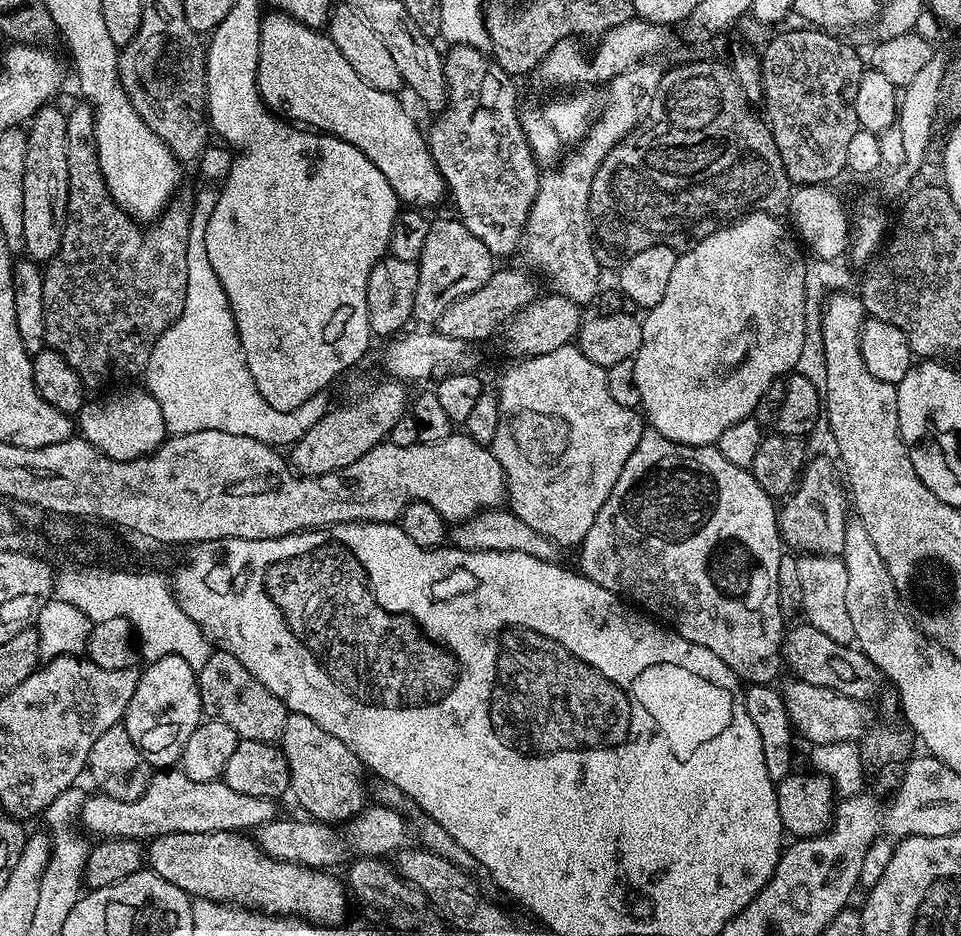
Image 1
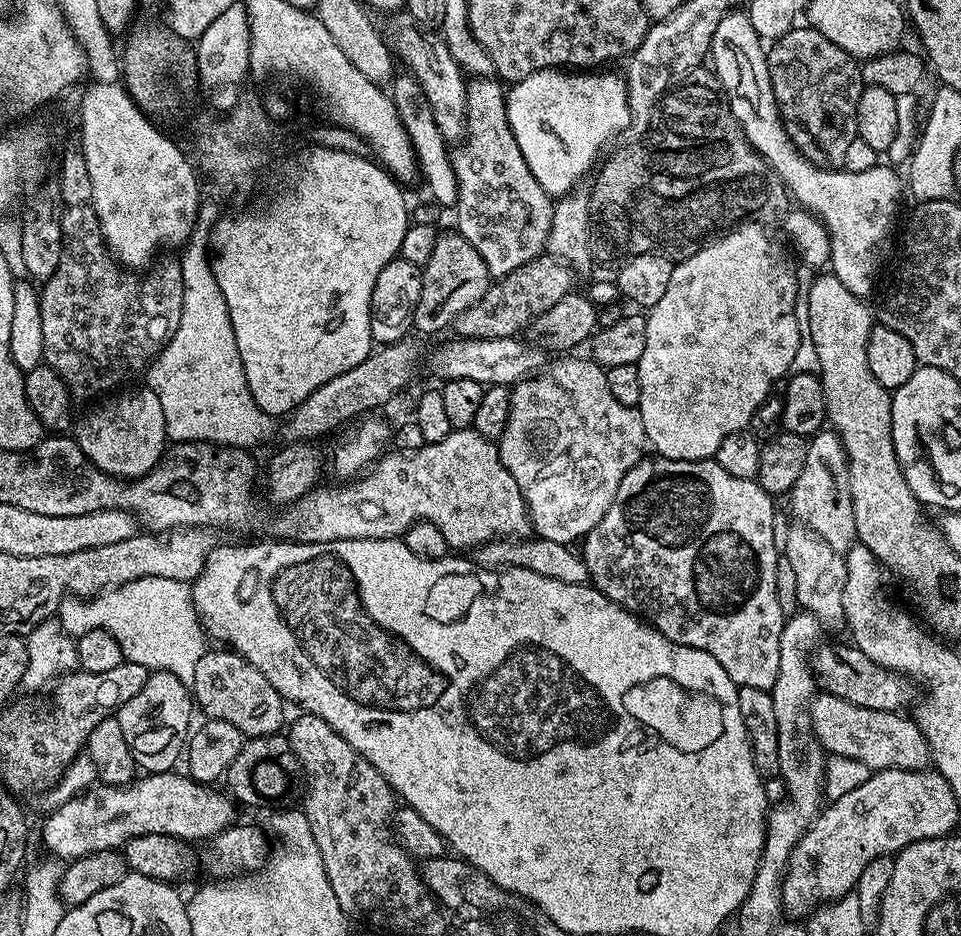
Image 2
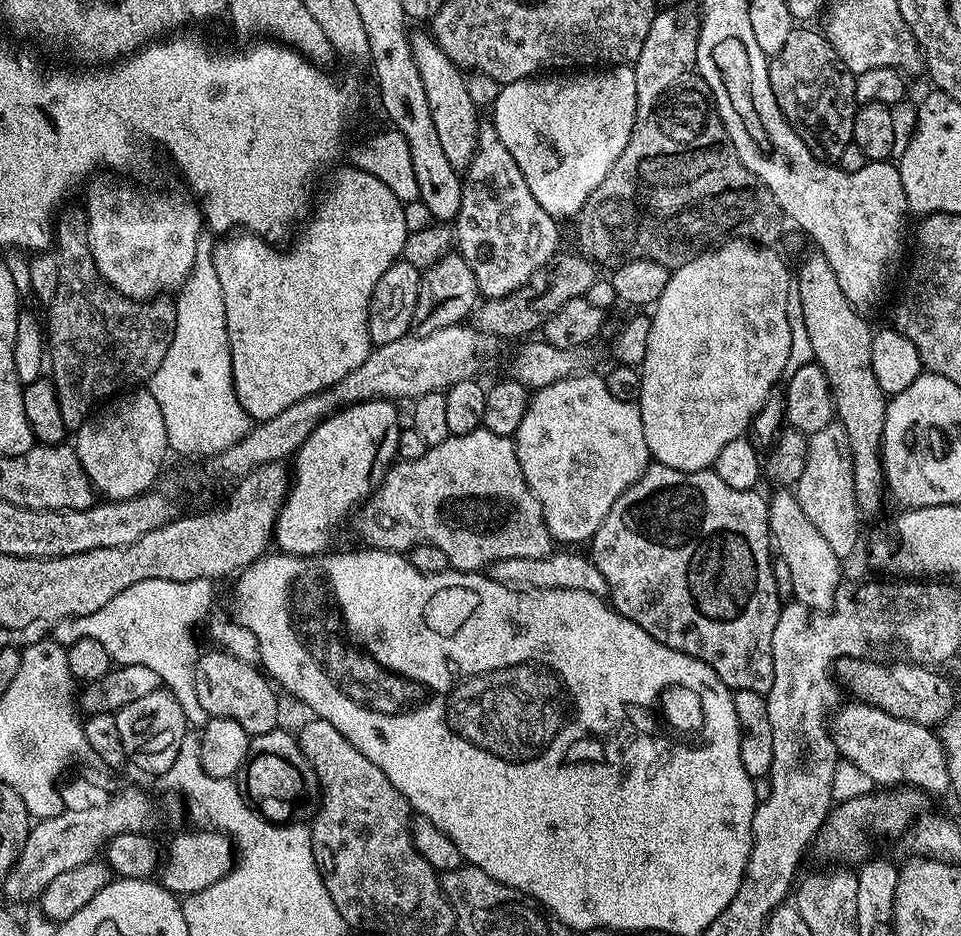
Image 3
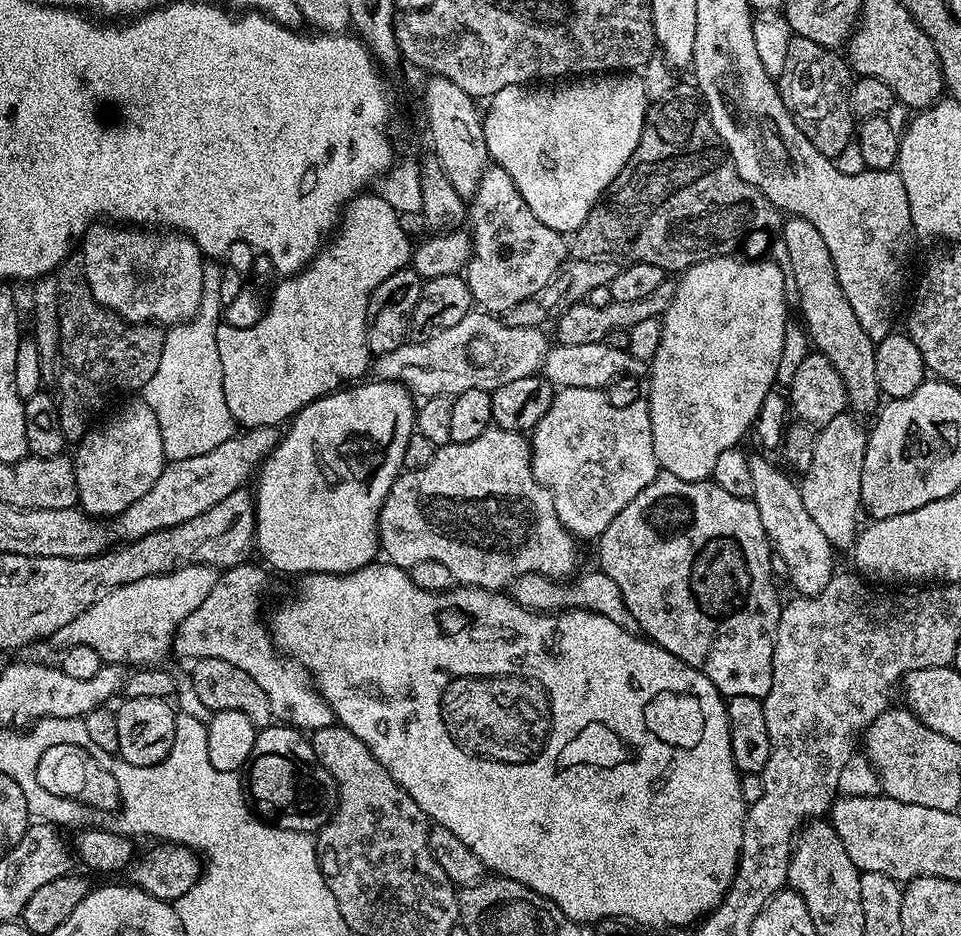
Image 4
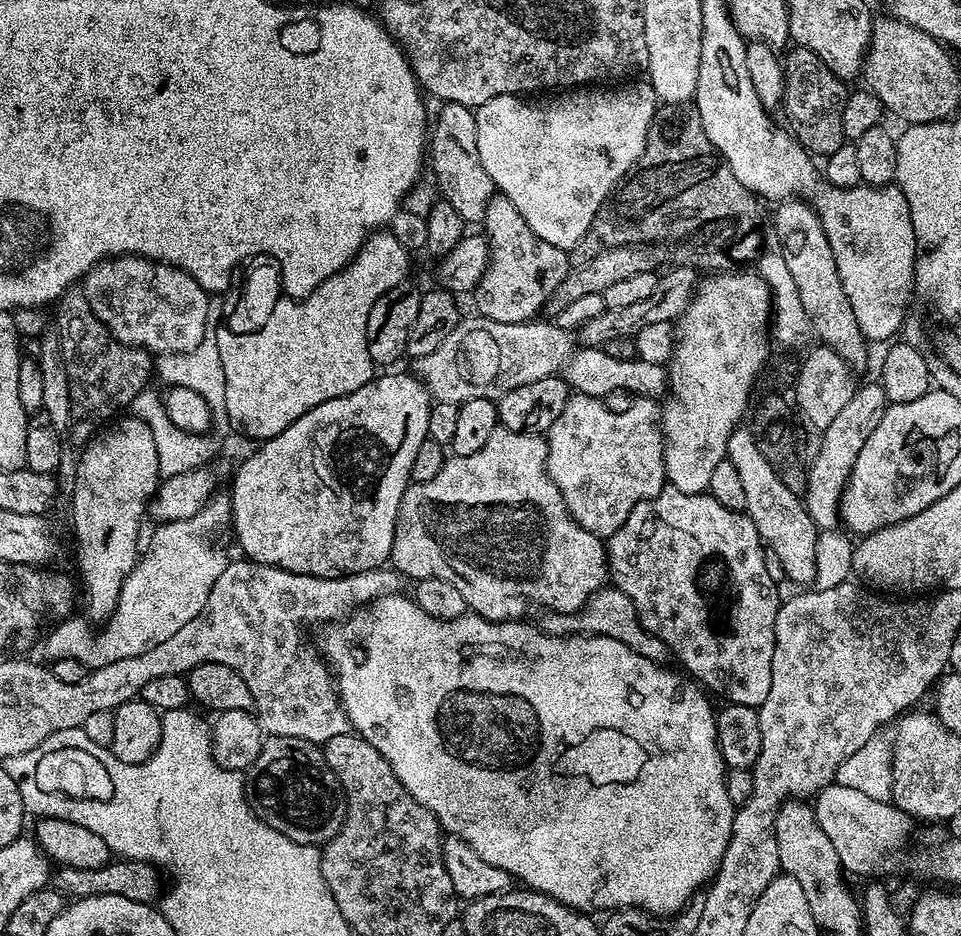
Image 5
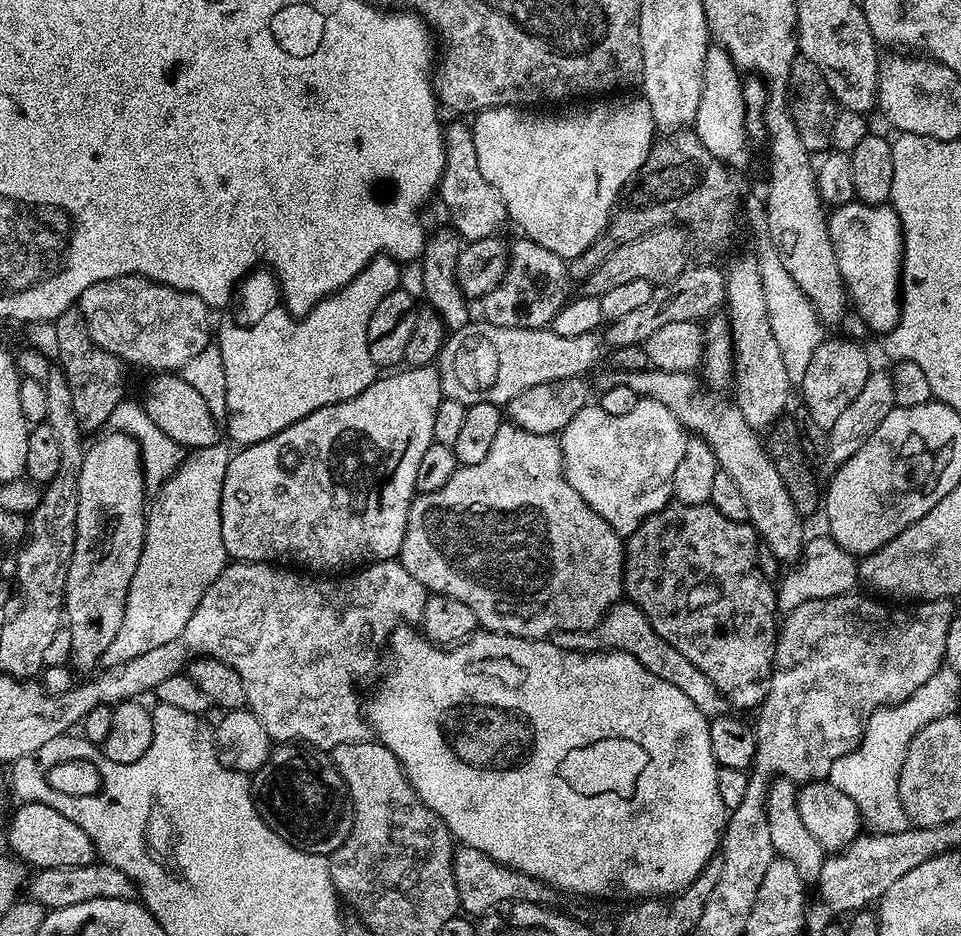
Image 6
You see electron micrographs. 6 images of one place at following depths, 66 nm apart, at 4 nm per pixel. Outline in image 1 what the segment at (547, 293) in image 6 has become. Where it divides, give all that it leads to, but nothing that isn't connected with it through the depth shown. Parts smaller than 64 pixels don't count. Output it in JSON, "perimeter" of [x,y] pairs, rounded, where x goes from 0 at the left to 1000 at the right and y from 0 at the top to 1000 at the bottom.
{"perimeter":[[[471,47],[465,53],[467,56],[464,56],[462,60],[462,78],[466,89],[466,109],[462,112],[457,123],[455,123],[459,124],[455,126],[454,134],[447,139],[444,138],[443,153],[445,155],[445,163],[452,169],[454,179],[463,194],[465,208],[468,210],[468,214],[470,209],[471,216],[475,217],[473,230],[483,238],[485,246],[489,246],[489,250],[502,254],[502,263],[506,263],[506,267],[510,267],[513,276],[529,274],[536,265],[538,268],[542,264],[545,255],[545,243],[552,229],[552,220],[560,207],[560,199],[562,198],[562,189],[564,187],[563,181],[560,178],[560,172],[555,167],[547,143],[541,134],[542,116],[540,114],[537,115],[538,87],[527,75],[522,75],[522,71],[508,56],[498,56],[496,51],[490,51],[484,47]]]}

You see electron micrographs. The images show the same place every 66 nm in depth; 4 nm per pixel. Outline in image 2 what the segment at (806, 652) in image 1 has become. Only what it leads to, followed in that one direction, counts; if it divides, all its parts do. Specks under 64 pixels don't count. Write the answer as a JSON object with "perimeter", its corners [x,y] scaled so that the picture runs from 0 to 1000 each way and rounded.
{"perimeter":[[[870,688],[867,692],[854,691],[848,698],[844,712],[850,732],[856,738],[868,741],[872,746],[880,746],[880,750],[889,750],[889,754],[901,754],[901,759],[918,759],[919,761],[941,759],[945,747],[949,744],[950,735],[945,723],[935,722],[922,712],[914,712],[909,703],[901,703],[897,694],[879,688]]]}

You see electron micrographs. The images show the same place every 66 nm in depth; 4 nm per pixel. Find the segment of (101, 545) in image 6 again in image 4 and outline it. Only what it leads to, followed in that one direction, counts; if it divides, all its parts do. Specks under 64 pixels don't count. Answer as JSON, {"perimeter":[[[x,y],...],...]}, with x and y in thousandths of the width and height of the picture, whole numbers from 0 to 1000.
{"perimeter":[[[148,426],[138,427],[140,427],[138,432],[127,433],[113,449],[105,448],[99,455],[93,456],[92,463],[85,467],[82,474],[78,475],[77,495],[81,538],[93,551],[116,553],[121,548],[131,545],[131,541],[144,536],[144,532],[148,532],[148,528],[152,528],[152,524],[156,524],[156,519],[160,519],[160,515],[164,515],[164,506],[169,506],[171,501],[173,490],[164,447]]]}

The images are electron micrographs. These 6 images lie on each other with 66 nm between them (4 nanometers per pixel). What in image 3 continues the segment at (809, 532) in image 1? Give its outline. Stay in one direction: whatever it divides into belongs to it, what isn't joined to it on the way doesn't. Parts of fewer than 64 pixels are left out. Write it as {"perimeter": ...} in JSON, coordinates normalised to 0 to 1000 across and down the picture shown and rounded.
{"perimeter":[[[873,451],[855,455],[855,459],[840,467],[835,511],[830,511],[826,519],[826,529],[839,553],[851,562],[851,571],[864,579],[864,588],[868,588],[868,592],[875,596],[882,596],[895,577],[897,548],[891,538],[884,472]]]}

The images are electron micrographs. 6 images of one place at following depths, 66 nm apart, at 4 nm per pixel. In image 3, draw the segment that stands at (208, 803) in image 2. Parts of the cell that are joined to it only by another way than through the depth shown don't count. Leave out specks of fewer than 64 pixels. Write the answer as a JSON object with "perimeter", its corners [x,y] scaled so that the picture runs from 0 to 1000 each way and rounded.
{"perimeter":[[[129,842],[109,859],[100,859],[97,863],[74,863],[58,873],[39,875],[30,884],[21,915],[2,946],[6,960],[34,963],[59,934],[77,929],[77,925],[85,925],[85,921],[101,918],[108,903],[123,891],[153,890],[154,884],[162,876],[162,863],[157,853],[142,842]]]}

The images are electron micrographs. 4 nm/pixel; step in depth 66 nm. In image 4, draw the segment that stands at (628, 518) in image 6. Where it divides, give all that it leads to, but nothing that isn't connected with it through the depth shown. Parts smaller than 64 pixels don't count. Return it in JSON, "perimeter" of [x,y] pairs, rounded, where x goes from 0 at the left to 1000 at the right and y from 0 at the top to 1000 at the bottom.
{"perimeter":[[[597,412],[596,415],[582,416],[575,422],[574,433],[570,435],[568,442],[564,442],[564,447],[560,450],[557,457],[554,458],[552,463],[552,478],[554,480],[556,511],[560,511],[562,518],[568,524],[572,524],[572,528],[576,532],[576,545],[581,545],[581,553],[585,558],[585,562],[604,579],[608,579],[608,577],[619,578],[626,572],[631,566],[631,562],[635,562],[635,558],[639,558],[639,553],[647,545],[647,541],[651,541],[651,536],[664,532],[664,528],[669,521],[676,519],[676,515],[681,515],[681,511],[685,507],[685,497],[681,489],[681,470],[676,464],[676,442],[674,441],[673,431],[669,426],[665,426],[656,434],[635,434],[632,418],[622,415]]]}

